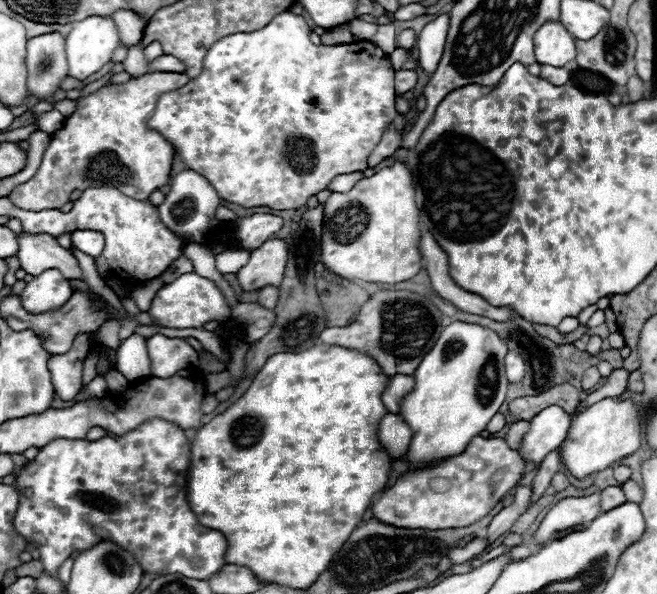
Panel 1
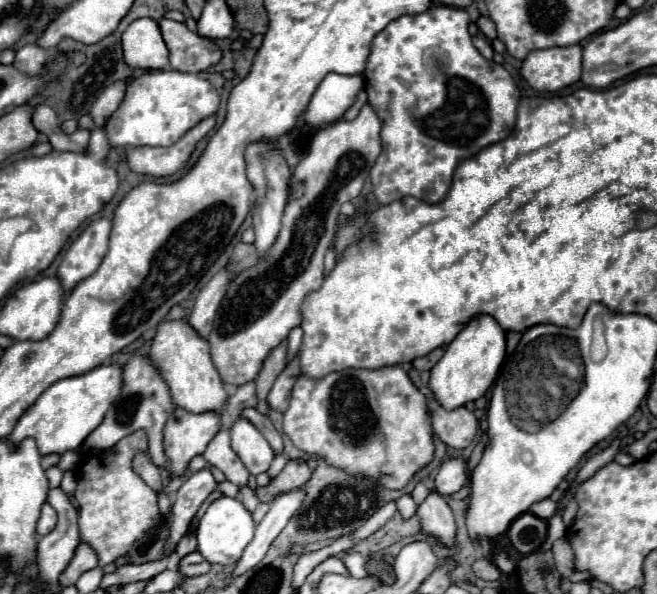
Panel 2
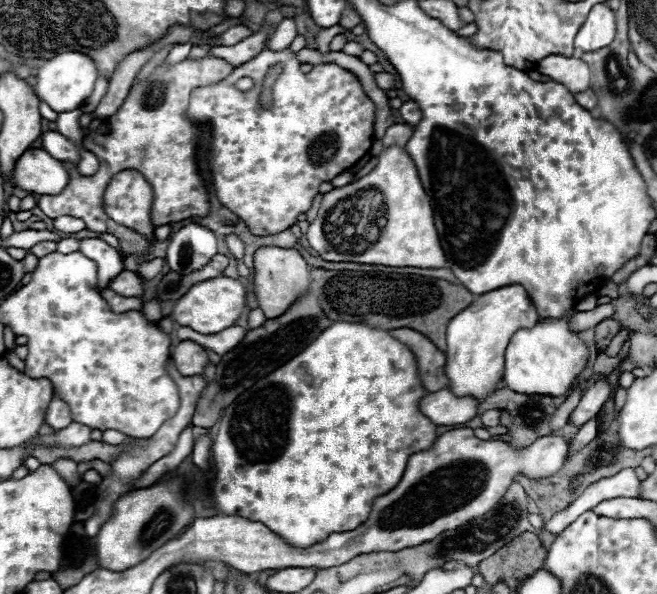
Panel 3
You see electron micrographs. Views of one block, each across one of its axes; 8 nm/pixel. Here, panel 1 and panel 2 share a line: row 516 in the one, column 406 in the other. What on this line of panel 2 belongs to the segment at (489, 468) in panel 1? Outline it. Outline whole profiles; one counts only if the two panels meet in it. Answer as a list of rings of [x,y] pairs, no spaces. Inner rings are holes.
[[[384,366],[378,370],[346,368],[326,374],[320,380],[300,374],[292,390],[290,406],[284,412],[284,432],[306,454],[320,456],[328,464],[346,470],[350,476],[376,476],[382,486],[392,490],[404,488],[434,456],[426,396],[412,384],[400,366]]]

